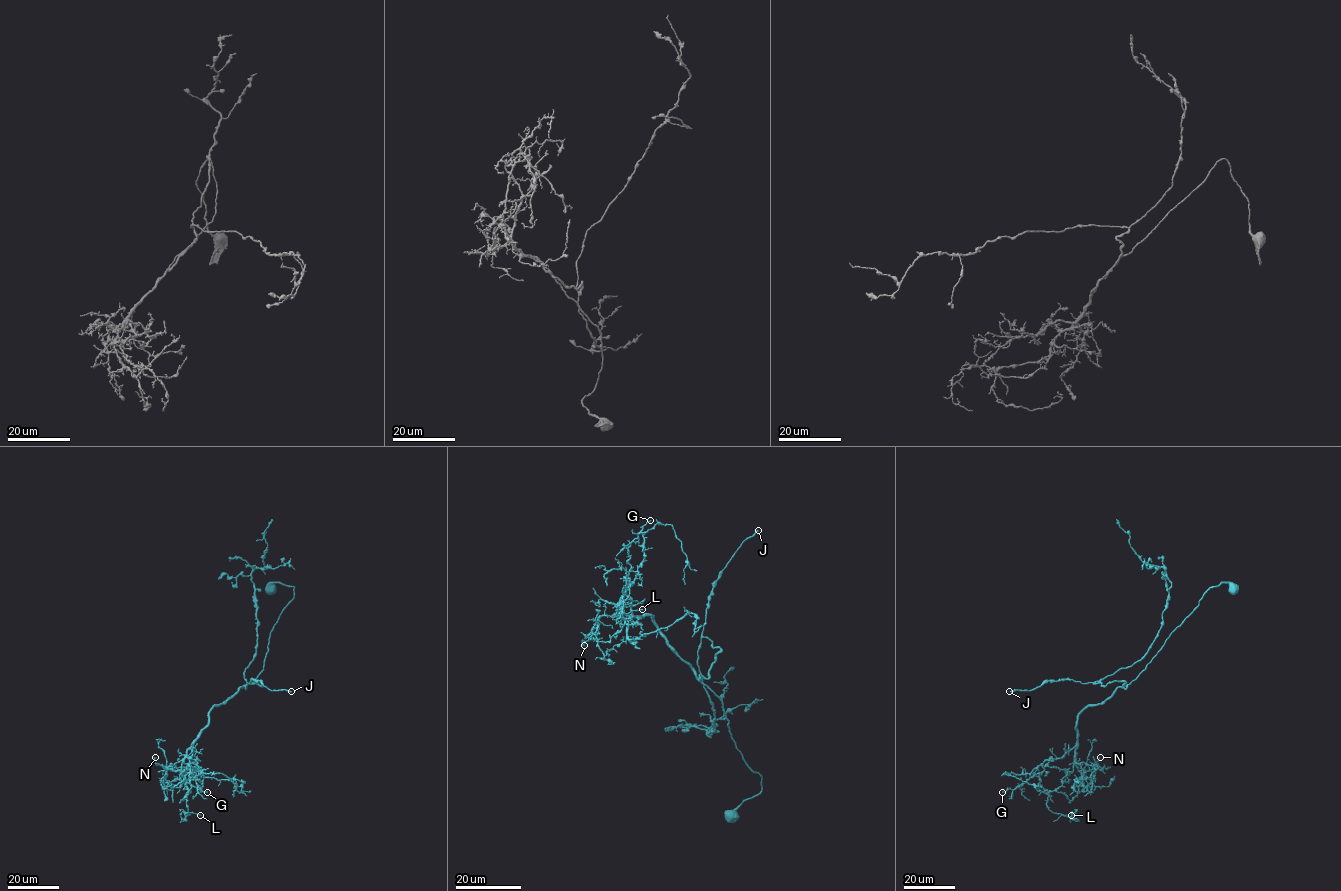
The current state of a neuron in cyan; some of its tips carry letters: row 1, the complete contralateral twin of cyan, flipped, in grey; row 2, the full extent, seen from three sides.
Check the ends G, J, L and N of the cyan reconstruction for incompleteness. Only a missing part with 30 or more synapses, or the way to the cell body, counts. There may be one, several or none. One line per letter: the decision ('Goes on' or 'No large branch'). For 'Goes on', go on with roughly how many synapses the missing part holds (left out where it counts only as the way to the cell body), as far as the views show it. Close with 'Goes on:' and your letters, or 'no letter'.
G: No large branch
J: Goes on. Roughly 100 synapses
L: No large branch
N: No large branch
Goes on: J

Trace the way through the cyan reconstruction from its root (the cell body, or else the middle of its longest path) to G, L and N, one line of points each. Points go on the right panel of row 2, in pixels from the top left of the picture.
G: (1233, 588), (1228, 583), (1210, 587), (1134, 680), (1078, 715), (1077, 742), (1071, 749), (1002, 792)
L: (1233, 588), (1228, 583), (1210, 587), (1134, 680), (1078, 715), (1073, 770), (1046, 803), (1053, 813), (1071, 815)
N: (1233, 588), (1228, 583), (1210, 587), (1134, 680), (1078, 715), (1075, 762), (1089, 771), (1100, 757)

